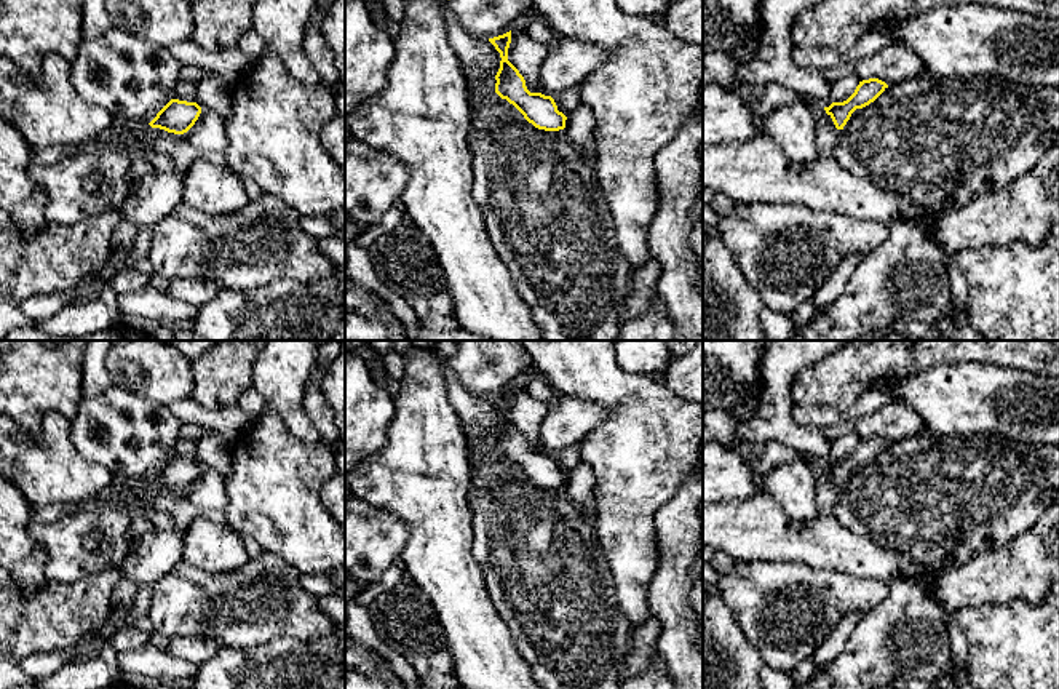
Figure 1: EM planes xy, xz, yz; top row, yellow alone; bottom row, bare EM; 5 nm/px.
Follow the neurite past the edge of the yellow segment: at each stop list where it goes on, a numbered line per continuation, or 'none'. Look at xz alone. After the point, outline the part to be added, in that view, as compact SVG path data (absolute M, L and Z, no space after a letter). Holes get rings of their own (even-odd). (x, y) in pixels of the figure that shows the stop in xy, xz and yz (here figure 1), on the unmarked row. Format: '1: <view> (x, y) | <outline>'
none

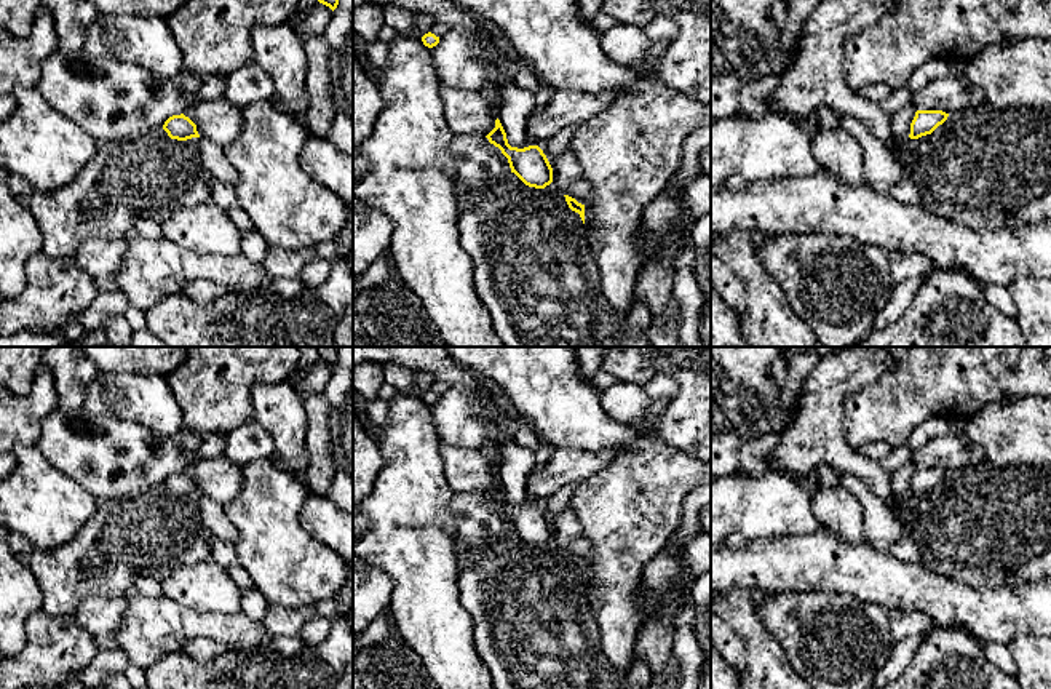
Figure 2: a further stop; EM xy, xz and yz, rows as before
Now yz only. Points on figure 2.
none

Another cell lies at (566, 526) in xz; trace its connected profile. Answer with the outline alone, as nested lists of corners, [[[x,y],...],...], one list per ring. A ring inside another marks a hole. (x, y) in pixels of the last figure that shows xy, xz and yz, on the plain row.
[[[570,507],[548,518],[553,526],[553,540],[559,552],[570,553],[572,542],[583,534],[583,526]]]

